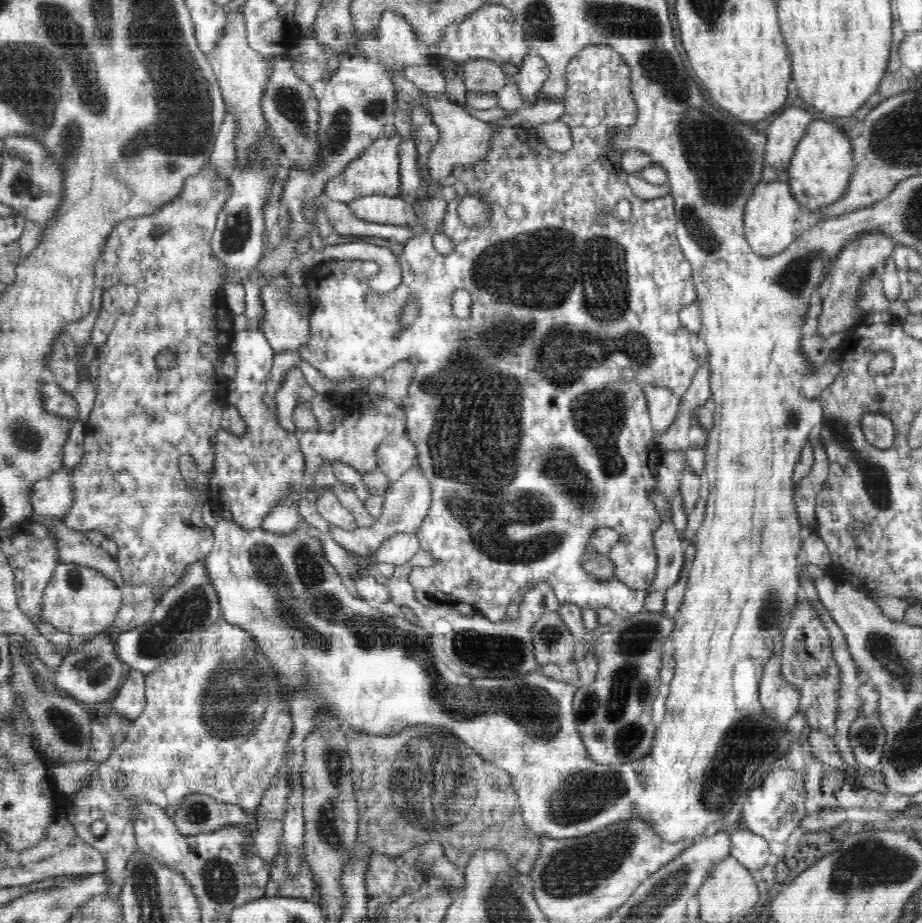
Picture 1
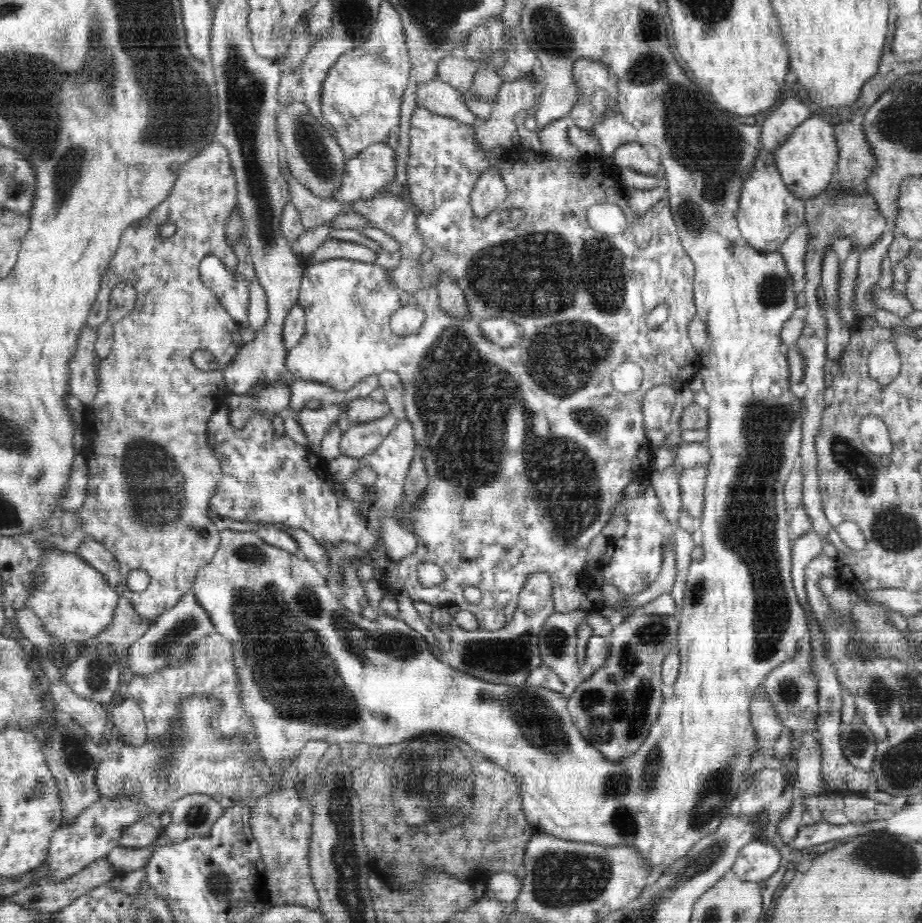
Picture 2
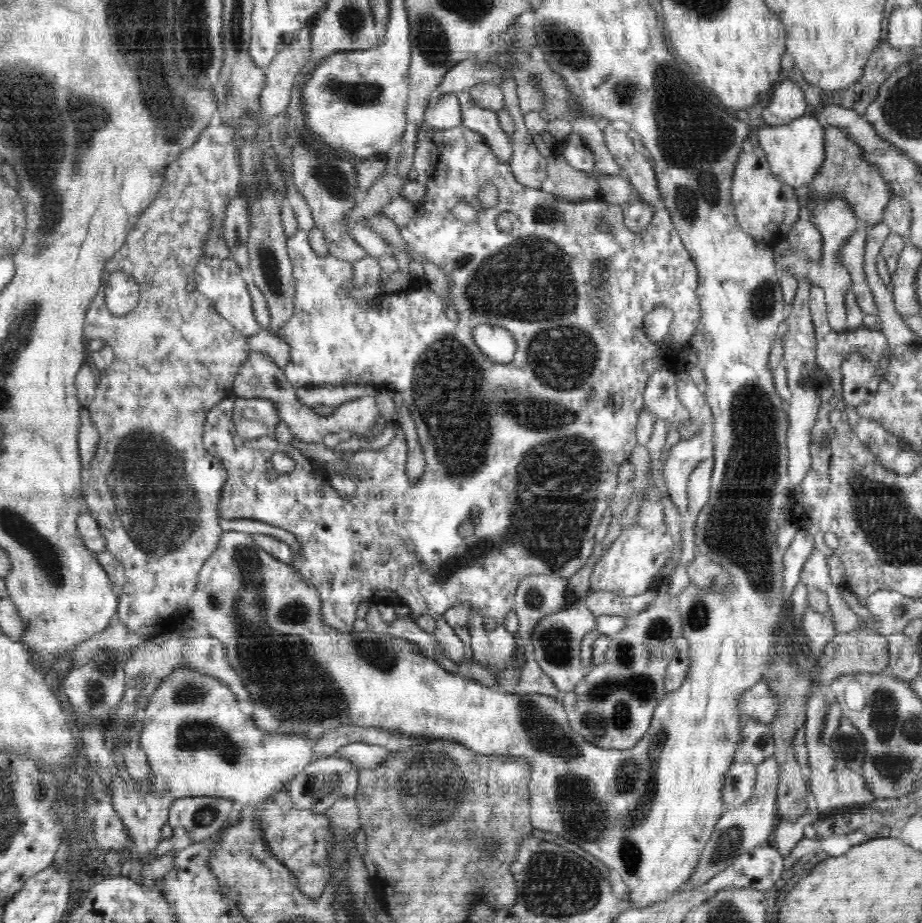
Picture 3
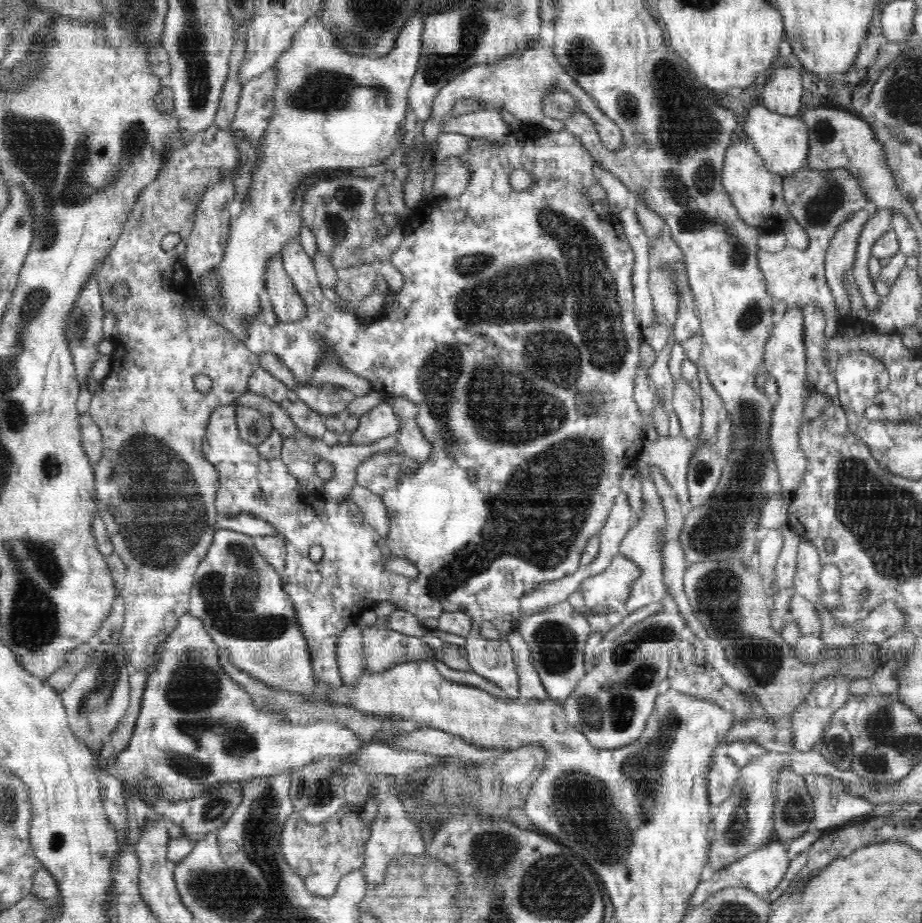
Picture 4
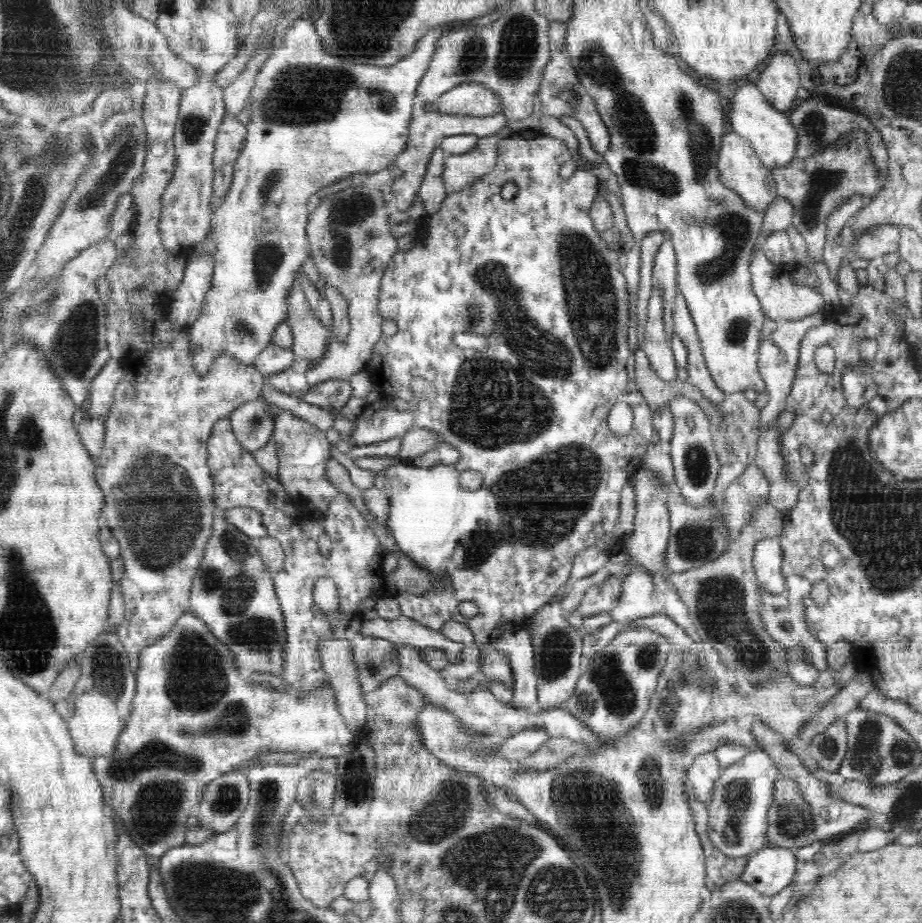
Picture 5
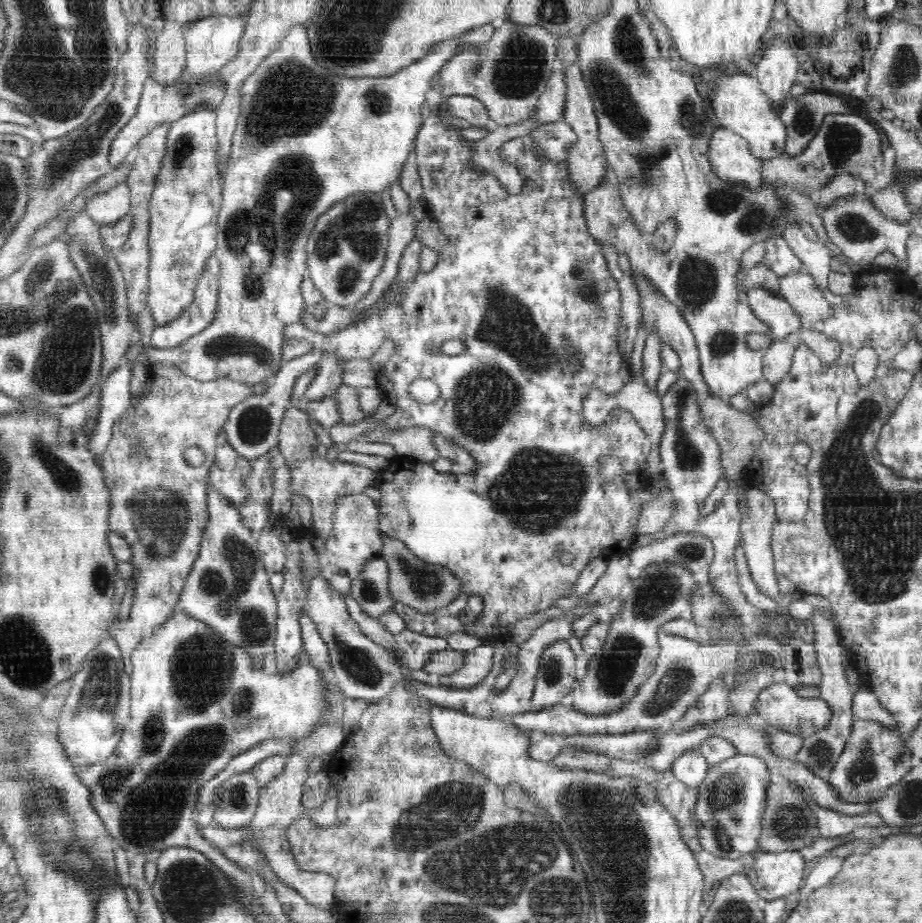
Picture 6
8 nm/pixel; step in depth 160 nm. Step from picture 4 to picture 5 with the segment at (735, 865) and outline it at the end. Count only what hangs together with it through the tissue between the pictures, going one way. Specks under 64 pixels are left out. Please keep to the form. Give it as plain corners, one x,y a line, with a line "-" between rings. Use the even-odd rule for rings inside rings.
767,844
749,857
739,879
752,885
766,898
790,886
798,874
797,858
792,849

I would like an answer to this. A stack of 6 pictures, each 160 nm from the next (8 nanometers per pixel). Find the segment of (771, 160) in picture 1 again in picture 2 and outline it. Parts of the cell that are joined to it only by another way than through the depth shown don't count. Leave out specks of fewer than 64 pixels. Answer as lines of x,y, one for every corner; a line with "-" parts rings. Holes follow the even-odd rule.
797,97
782,100
782,104
762,122
762,146
773,153
808,118
811,118
808,106

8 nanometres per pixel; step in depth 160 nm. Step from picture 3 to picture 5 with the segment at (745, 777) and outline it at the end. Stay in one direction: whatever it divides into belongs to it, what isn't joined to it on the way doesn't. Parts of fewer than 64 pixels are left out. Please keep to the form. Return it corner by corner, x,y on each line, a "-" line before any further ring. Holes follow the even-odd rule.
705,752
697,756
693,761
690,761
685,774
687,784
693,788
693,794
700,801
708,801
711,798
712,791
714,790
714,783
721,775
723,767
719,763
717,756
713,752

